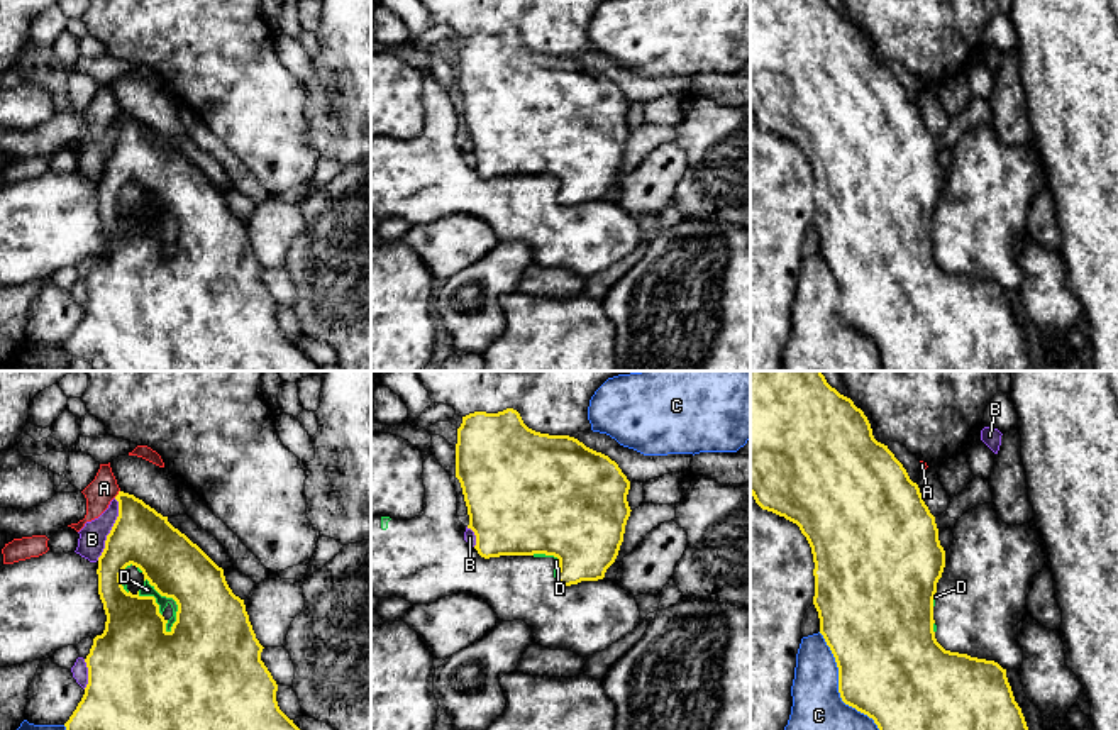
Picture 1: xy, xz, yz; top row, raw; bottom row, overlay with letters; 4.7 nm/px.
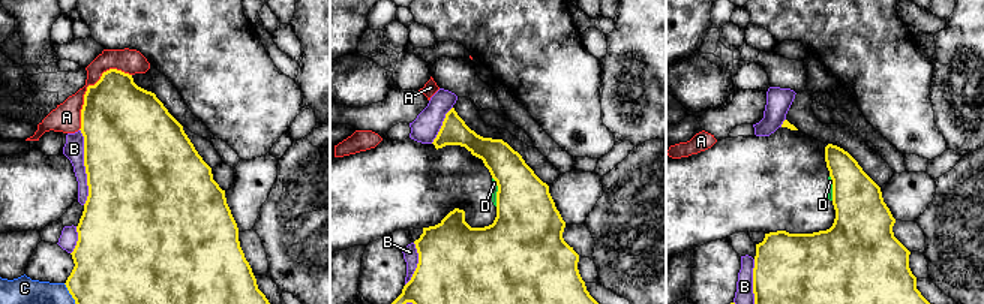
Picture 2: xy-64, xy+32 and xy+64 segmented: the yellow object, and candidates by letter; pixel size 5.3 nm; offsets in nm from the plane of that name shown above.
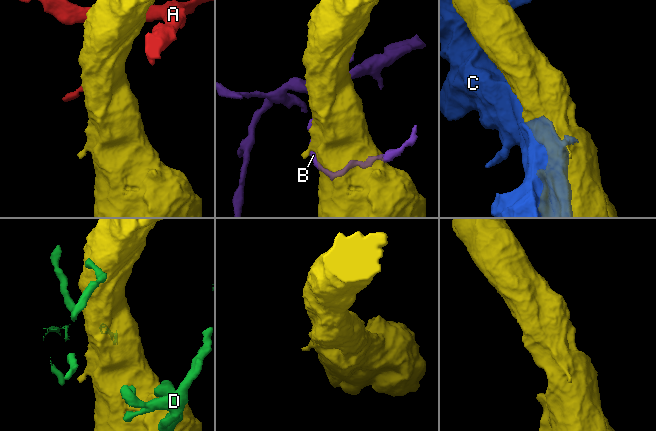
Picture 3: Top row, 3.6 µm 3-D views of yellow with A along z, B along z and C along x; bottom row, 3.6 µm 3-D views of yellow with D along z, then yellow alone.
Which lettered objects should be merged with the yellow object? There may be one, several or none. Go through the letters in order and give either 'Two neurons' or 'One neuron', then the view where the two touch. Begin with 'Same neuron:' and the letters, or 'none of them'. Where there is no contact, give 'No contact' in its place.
Same neuron: none of them
A: Two neurons. Touches yellow in xy
B: Two neurons. Touches yellow in xy
C: Two neurons. Touches yellow in yz
D: Two neurons. Touches yellow in xy

